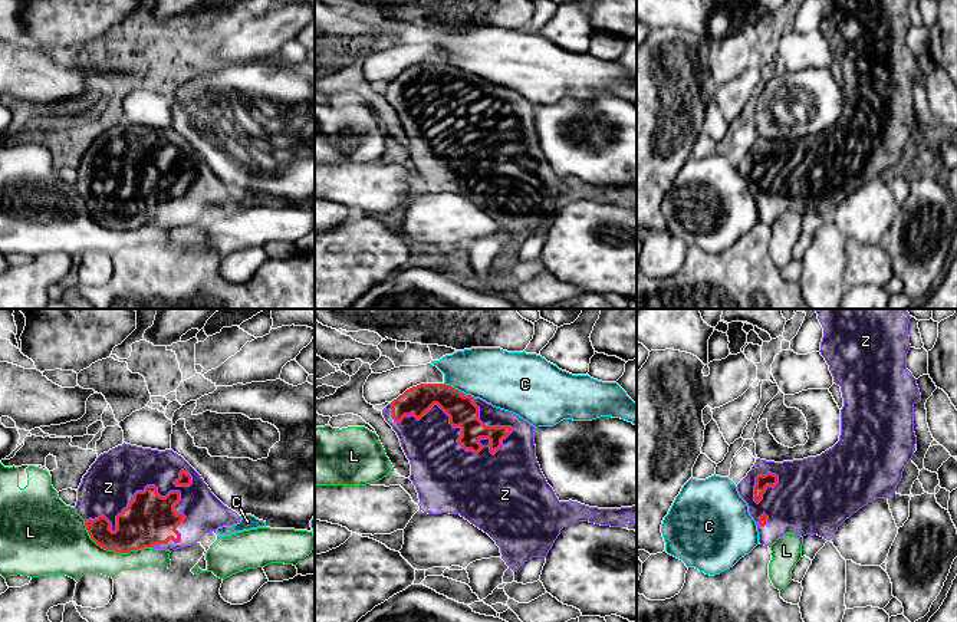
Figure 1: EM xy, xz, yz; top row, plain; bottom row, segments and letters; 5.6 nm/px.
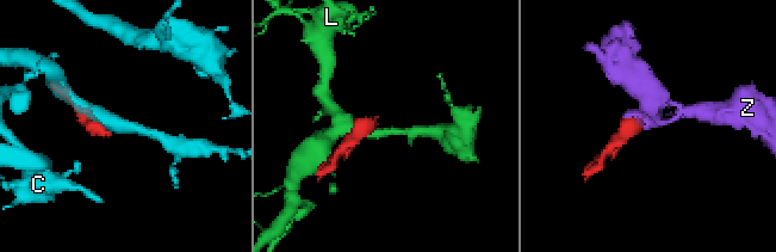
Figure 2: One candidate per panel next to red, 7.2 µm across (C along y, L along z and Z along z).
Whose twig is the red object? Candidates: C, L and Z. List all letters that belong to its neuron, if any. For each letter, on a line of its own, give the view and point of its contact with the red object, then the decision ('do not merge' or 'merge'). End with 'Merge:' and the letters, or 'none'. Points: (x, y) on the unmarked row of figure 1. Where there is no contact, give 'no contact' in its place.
C: contact xz (451, 65); do not merge
L: contact xy (112, 227); do not merge
Z: contact xz (461, 109); merge
Merge: Z

